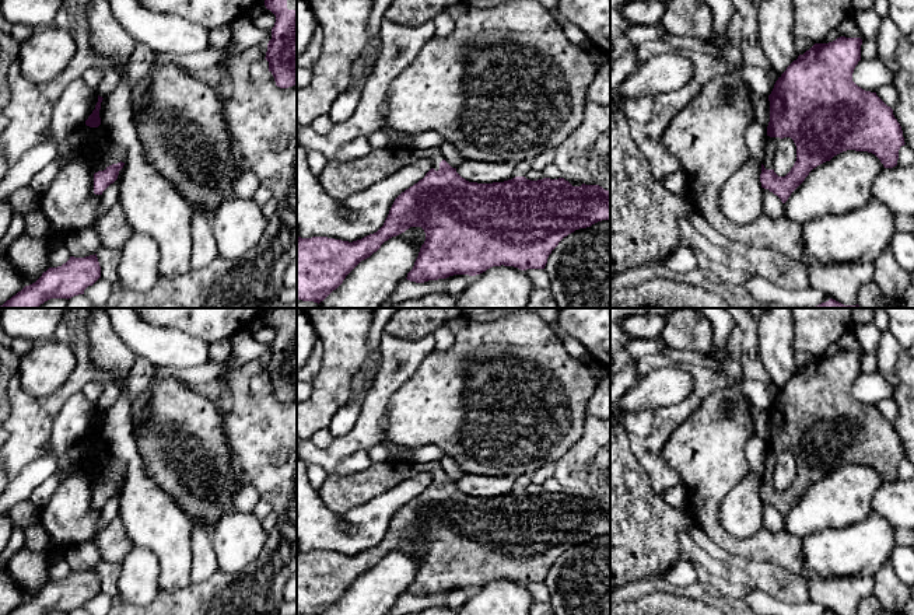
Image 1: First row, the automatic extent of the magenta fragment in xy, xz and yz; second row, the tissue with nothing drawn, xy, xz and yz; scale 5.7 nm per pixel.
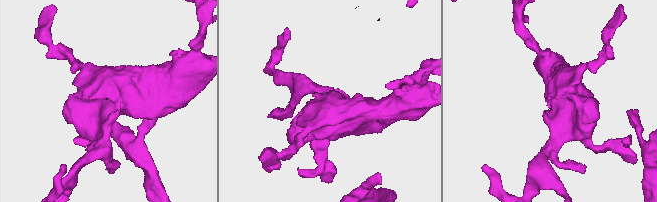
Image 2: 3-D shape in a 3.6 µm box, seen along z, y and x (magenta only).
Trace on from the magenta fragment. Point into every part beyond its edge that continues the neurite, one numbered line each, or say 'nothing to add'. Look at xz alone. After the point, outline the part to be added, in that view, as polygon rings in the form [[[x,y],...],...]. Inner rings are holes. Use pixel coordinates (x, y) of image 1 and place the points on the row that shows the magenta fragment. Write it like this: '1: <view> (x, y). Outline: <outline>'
1: xz (340, 180). Outline: [[[410,147],[372,148],[367,156],[356,160],[329,160],[318,175],[318,181],[332,198],[347,199],[419,160],[428,160],[438,171],[444,157],[440,147],[423,150]]]

